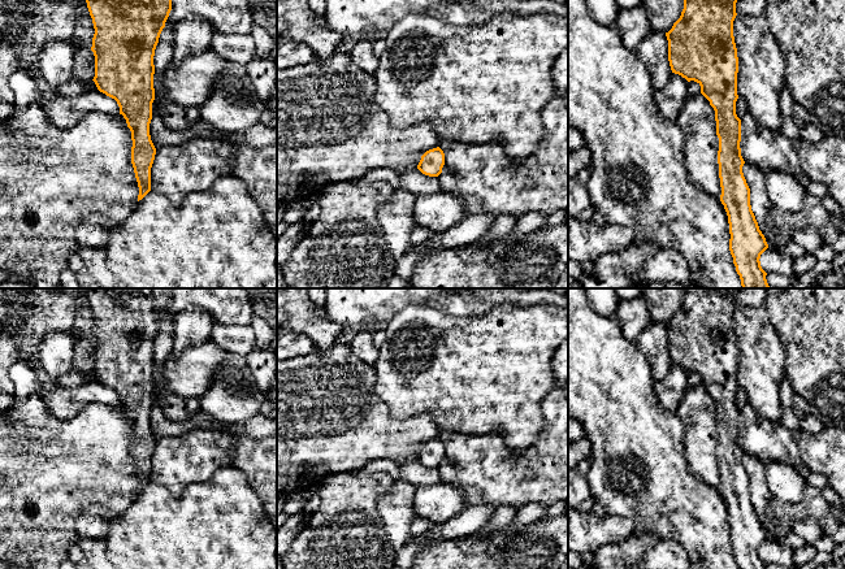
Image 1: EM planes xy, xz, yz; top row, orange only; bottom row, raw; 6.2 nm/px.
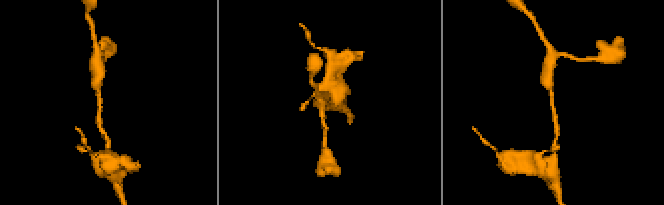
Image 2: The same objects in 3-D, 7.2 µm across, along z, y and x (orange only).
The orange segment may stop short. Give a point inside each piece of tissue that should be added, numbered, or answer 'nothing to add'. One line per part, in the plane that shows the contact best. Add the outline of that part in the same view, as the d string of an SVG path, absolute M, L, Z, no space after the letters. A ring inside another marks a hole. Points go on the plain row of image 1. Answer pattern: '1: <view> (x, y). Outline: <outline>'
nothing to add

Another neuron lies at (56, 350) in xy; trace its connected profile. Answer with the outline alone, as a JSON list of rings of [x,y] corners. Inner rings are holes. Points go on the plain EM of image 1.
[[[51,331],[40,343],[39,360],[44,374],[56,381],[73,370],[75,338],[70,331]]]

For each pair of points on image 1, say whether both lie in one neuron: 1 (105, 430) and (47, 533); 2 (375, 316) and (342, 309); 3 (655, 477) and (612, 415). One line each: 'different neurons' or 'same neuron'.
1: same neuron
2: same neuron
3: same neuron

